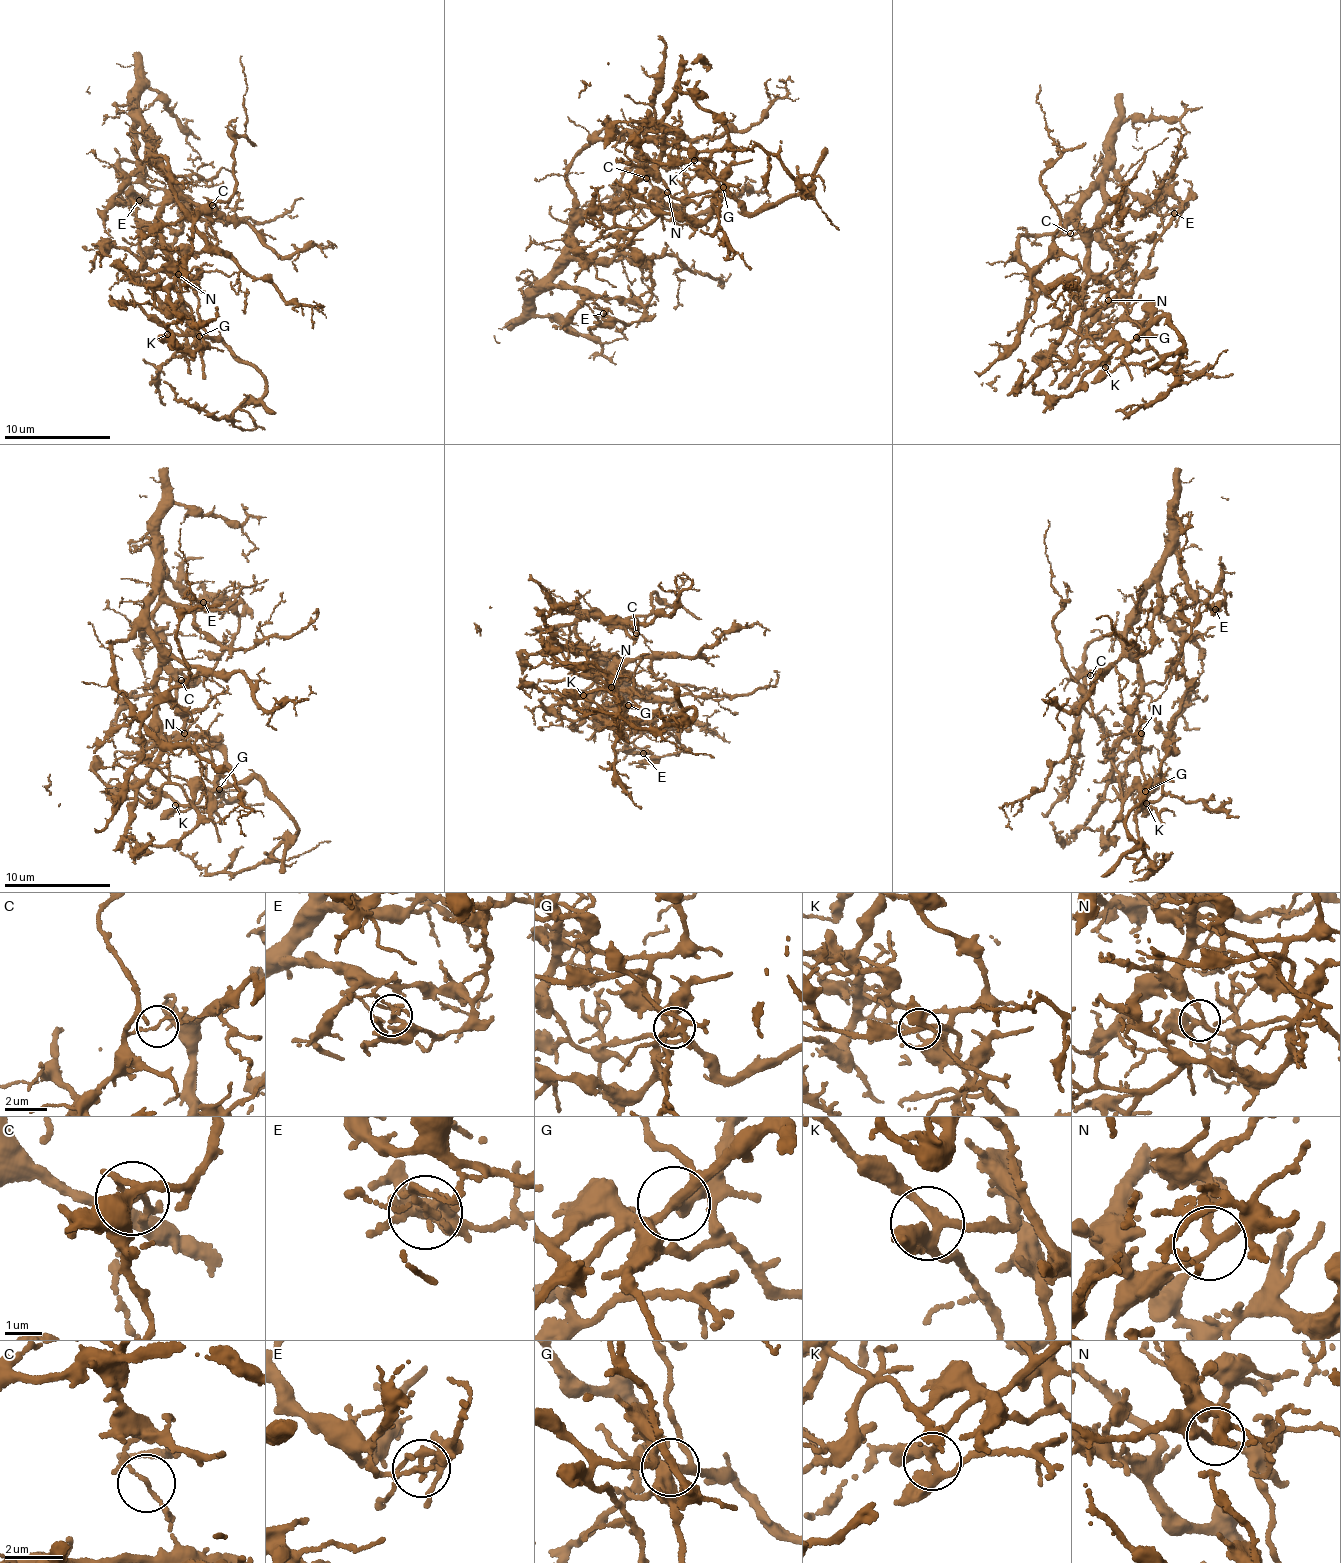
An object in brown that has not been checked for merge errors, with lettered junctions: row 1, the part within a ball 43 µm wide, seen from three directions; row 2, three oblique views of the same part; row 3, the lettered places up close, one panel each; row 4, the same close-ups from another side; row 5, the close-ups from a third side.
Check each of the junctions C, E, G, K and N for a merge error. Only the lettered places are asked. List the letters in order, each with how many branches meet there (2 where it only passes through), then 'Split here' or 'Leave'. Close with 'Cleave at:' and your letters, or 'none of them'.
C: Branches: 3. Split here
E: Branches: 4. Split here
G: Branches: 4. Leave
K: Branches: 4. Leave
N: Branches: 3. Leave
Cleave at: C, E

